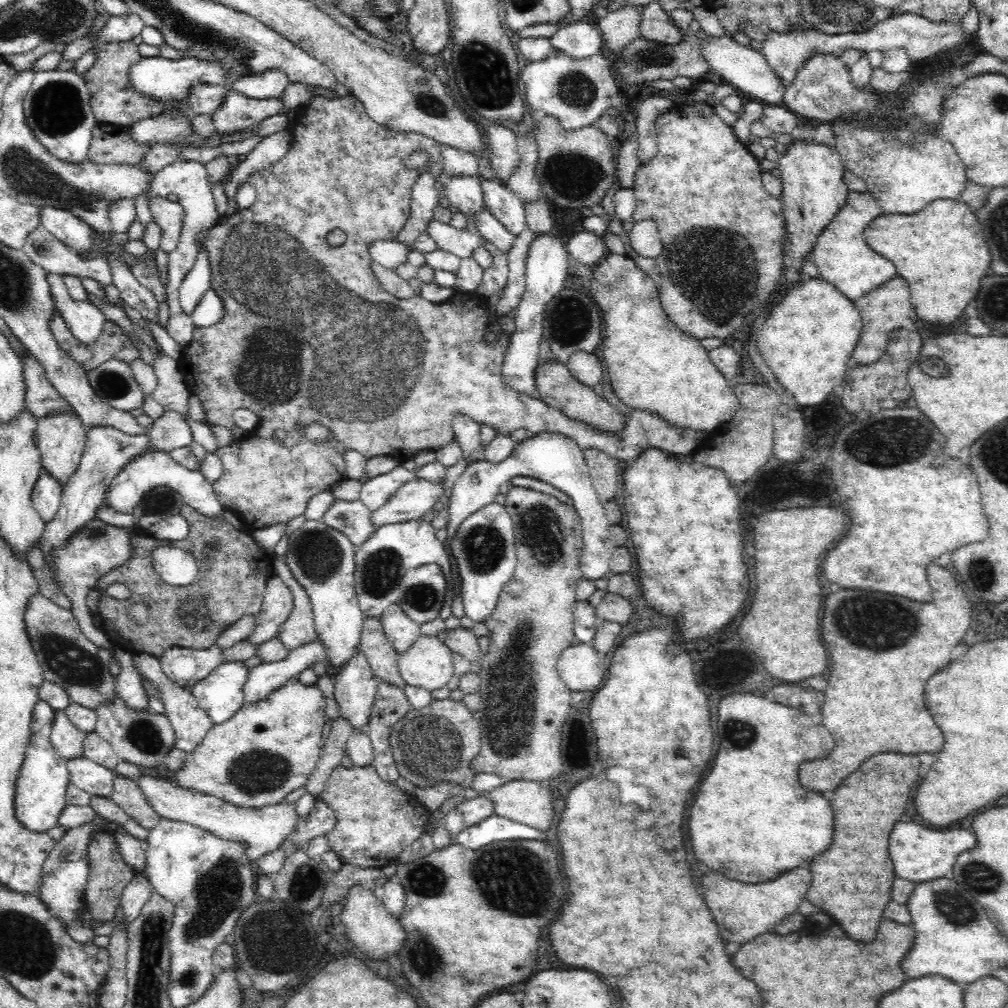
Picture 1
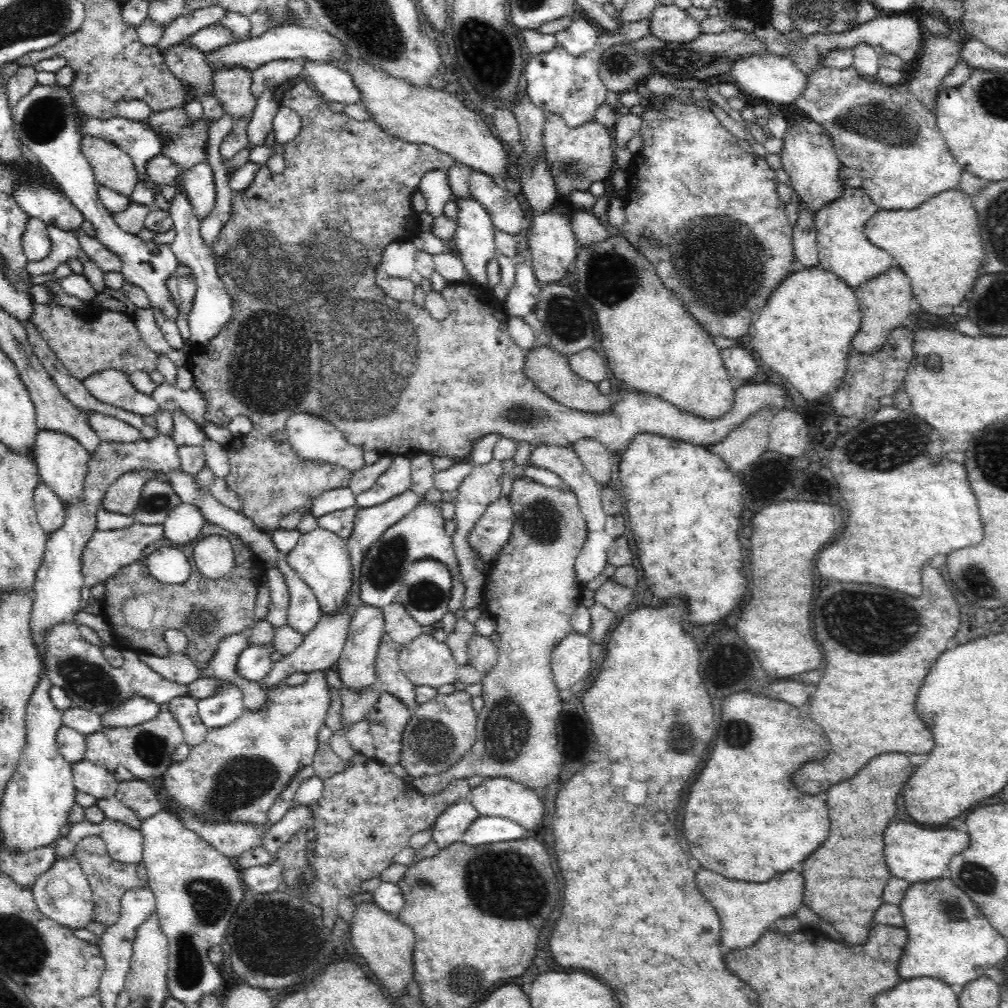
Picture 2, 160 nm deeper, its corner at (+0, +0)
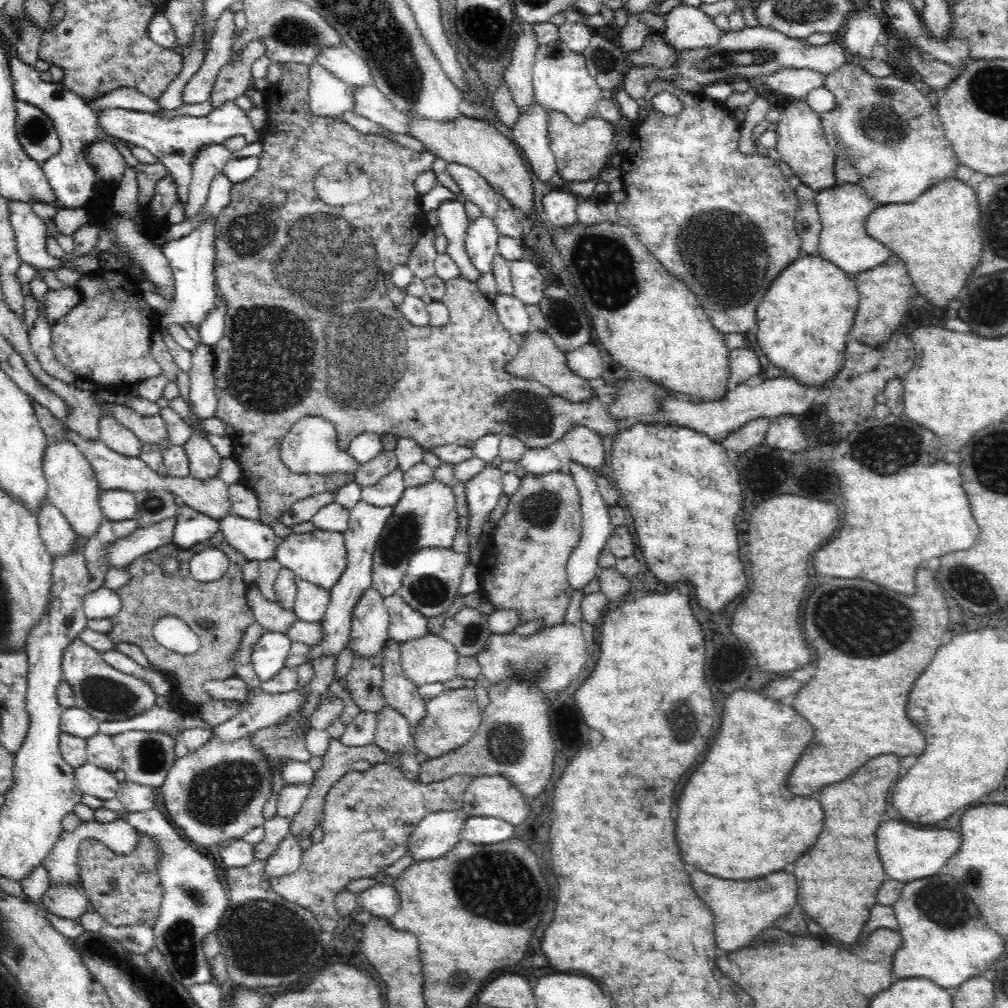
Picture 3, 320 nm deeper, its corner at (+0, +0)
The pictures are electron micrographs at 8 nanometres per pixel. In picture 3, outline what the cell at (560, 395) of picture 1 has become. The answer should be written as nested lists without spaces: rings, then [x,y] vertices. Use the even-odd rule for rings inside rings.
[[[528,330],[519,339],[519,344],[519,354],[508,365],[504,365],[505,372],[523,380],[538,381],[548,387],[555,395],[570,402],[582,402],[594,396],[594,390],[588,385],[588,380],[569,370],[565,353],[558,349],[548,333],[542,330],[532,330],[532,332]]]

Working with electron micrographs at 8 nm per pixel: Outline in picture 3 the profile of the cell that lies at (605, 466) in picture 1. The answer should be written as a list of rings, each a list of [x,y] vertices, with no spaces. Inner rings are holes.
[[[572,424],[570,430],[562,436],[571,459],[590,470],[604,464],[606,456],[602,446],[602,438],[583,424]]]

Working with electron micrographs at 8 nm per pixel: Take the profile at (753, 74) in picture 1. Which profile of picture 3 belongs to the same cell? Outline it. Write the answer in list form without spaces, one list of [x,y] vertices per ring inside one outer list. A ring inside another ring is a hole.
[[[782,69],[761,77],[772,90],[804,101],[809,92],[825,84],[825,74],[812,69]]]

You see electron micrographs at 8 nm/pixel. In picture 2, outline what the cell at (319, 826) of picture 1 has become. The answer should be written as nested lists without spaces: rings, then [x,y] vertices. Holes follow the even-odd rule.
[[[304,806],[292,807],[286,811],[286,814],[273,824],[268,834],[266,834],[262,847],[273,857],[277,857],[278,850],[283,848],[286,842],[289,842],[298,829],[306,824],[313,823],[311,809]]]

